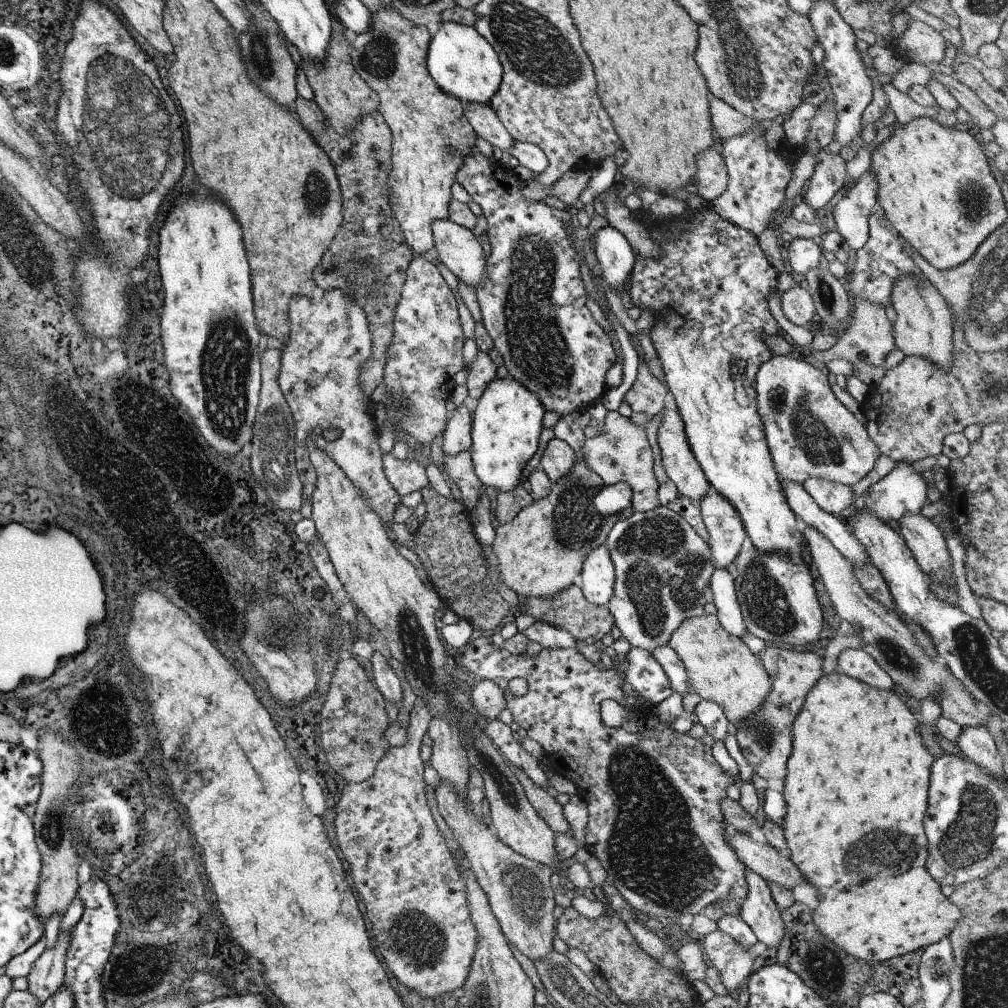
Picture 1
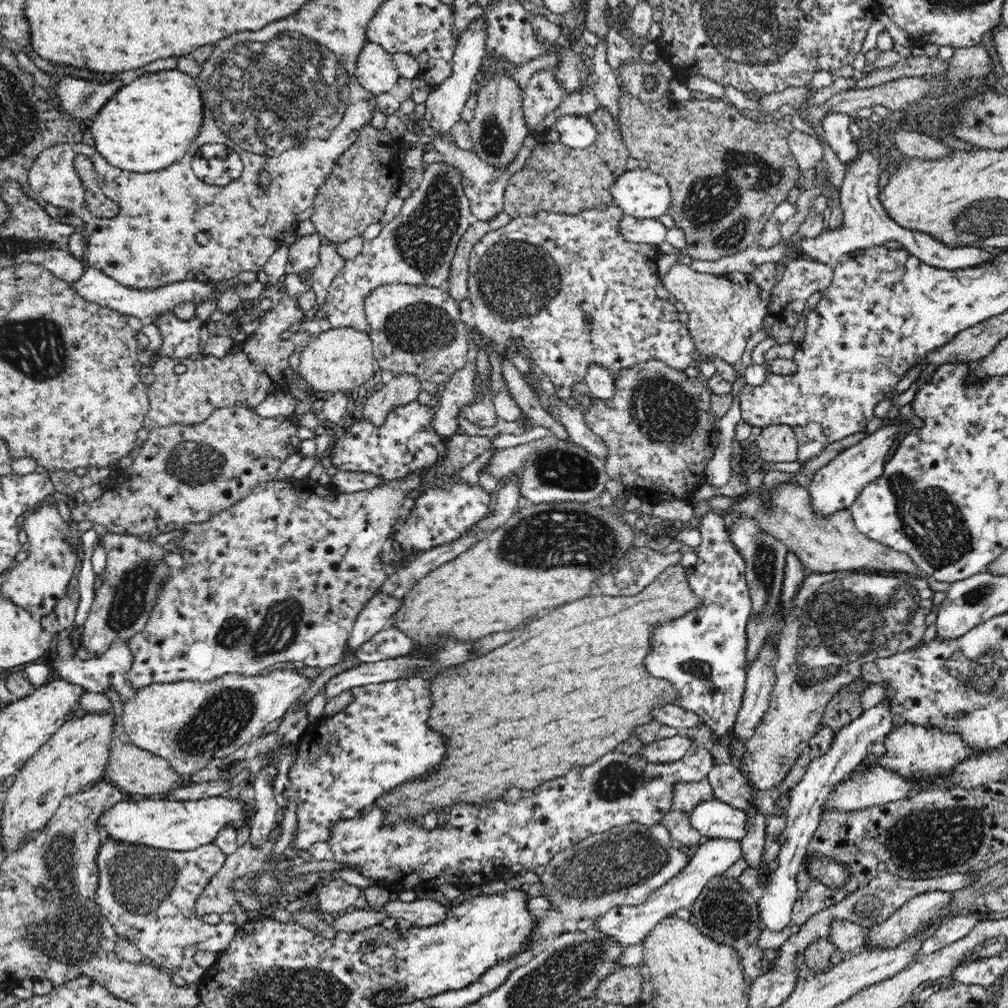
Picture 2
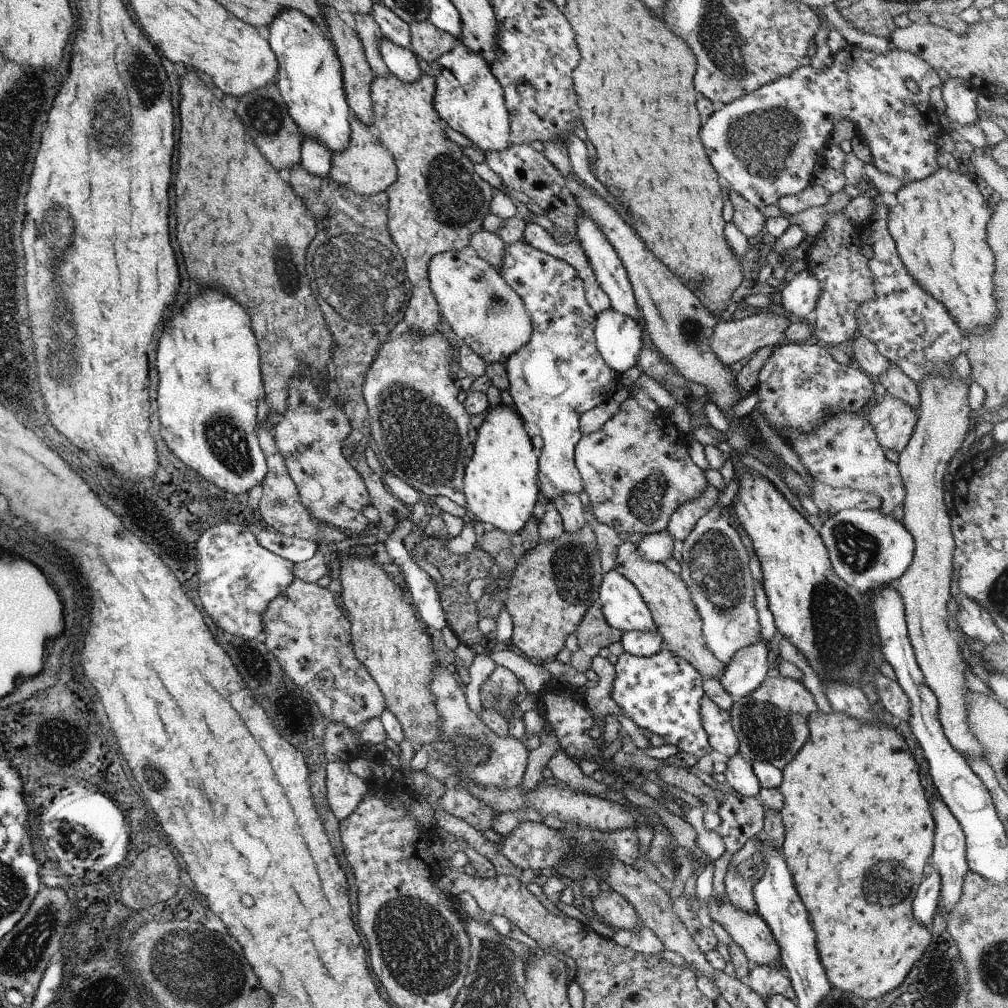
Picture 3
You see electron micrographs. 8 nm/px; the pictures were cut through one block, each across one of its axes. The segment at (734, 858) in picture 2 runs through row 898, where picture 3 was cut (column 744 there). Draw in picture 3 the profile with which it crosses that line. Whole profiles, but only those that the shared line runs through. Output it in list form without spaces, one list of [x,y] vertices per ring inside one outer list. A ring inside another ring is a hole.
[[[759,640],[731,655],[719,682],[733,699],[747,696],[761,684],[769,667],[770,661],[766,658],[768,650],[766,644]]]

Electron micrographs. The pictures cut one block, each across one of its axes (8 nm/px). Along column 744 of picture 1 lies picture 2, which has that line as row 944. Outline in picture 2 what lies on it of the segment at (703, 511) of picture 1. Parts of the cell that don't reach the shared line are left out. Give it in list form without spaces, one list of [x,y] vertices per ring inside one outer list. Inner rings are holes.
[[[636,822],[595,834],[580,844],[555,854],[546,865],[541,883],[558,909],[539,915],[530,950],[541,949],[545,941],[566,932],[583,918],[602,916],[612,906],[634,906],[646,902],[650,894],[676,876],[689,862],[672,844],[664,825],[644,826]]]

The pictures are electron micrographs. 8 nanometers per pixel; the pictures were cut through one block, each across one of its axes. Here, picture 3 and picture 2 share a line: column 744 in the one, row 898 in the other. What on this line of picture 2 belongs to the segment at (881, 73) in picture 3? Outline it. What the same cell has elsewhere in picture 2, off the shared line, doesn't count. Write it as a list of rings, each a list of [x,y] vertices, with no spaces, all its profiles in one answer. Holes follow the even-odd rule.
[[[109,836],[100,842],[96,868],[98,869],[98,888],[96,890],[96,905],[102,916],[114,927],[118,938],[132,943],[150,961],[154,960],[164,970],[168,968],[184,978],[185,982],[199,983],[207,972],[196,961],[198,952],[208,951],[221,953],[234,940],[239,926],[210,925],[202,921],[194,912],[196,902],[210,879],[223,867],[226,855],[214,843],[199,846],[196,850],[174,851],[154,848],[145,844],[130,844],[116,842]]]

